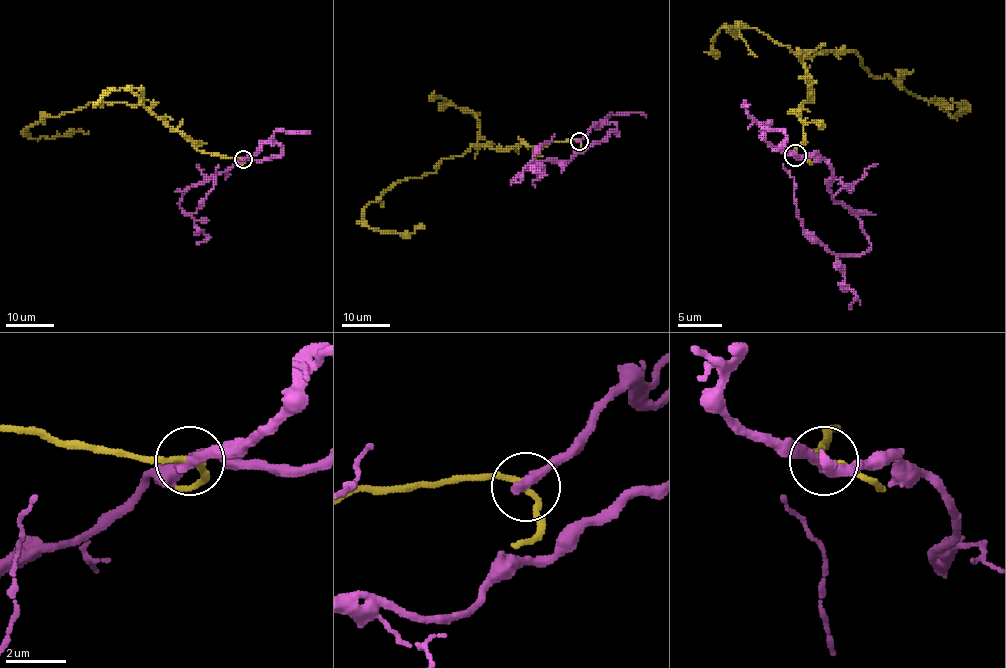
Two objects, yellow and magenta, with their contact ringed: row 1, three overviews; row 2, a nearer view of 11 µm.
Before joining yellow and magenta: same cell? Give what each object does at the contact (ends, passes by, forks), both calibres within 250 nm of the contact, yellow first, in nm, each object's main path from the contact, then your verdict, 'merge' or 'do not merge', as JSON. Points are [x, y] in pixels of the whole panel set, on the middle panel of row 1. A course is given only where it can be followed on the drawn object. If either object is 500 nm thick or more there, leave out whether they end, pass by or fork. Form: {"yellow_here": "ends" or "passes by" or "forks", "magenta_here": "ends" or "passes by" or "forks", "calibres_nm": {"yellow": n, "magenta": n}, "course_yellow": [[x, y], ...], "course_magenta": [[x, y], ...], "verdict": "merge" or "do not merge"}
{"yellow_here": "passes by", "magenta_here": "ends", "calibres_nm": {"yellow": 190, "magenta": 360}, "course_yellow": [[579, 141], [473, 144], [363, 208], [372, 229], [425, 226]], "course_magenta": [[579, 141], [593, 125], [616, 125], [619, 136], [611, 131], [568, 161], [533, 164], [517, 183], [555, 135]], "verdict": "merge"}

